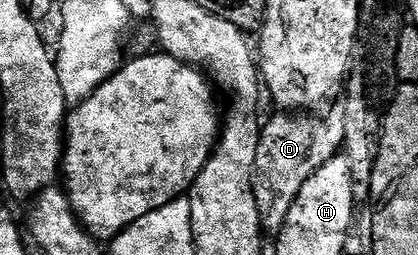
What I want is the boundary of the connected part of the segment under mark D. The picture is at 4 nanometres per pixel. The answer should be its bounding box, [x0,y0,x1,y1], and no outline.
[252,111,344,231]

